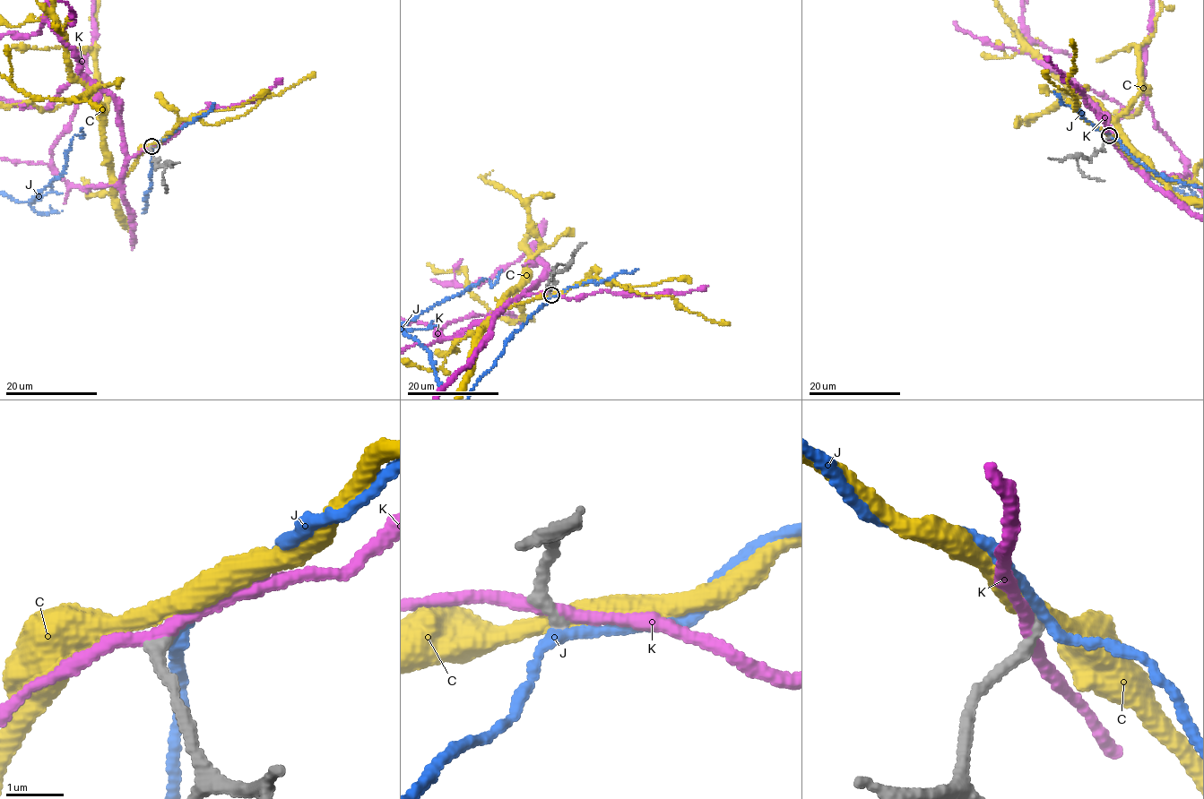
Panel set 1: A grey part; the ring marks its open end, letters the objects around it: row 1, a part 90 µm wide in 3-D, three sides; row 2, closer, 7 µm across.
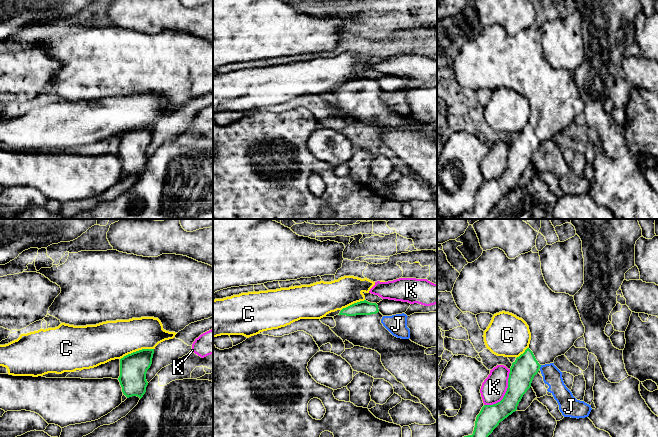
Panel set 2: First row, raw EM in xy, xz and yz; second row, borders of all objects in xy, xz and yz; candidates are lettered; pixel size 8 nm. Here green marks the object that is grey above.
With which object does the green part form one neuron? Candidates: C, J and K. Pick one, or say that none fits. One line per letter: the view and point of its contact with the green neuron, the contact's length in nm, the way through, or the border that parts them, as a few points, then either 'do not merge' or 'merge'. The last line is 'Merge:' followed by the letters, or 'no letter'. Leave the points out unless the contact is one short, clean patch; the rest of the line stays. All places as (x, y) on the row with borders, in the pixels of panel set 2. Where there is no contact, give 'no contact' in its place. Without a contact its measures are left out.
C: meets green in xy at (136, 351); contact 280 nm long; border along xy (153, 348), (142, 348), (128, 353), (120, 359); do not merge
J: meets green in yz at (540, 366); contact 40 nm long; do not merge
K: meets green in yz at (505, 393); contact 360 nm long; do not merge
Merge: no letter

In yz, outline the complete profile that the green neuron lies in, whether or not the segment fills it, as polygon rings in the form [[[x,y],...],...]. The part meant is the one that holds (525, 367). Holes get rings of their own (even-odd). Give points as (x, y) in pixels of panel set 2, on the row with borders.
[[[499,248],[483,251],[477,260],[464,266],[451,293],[462,312],[474,315],[509,312],[522,318],[531,333],[529,347],[512,363],[503,399],[493,405],[484,405],[476,417],[473,434],[464,436],[488,437],[501,421],[517,410],[540,367],[554,363],[556,357],[564,355],[578,338],[584,336],[585,327],[574,297],[566,293],[555,293],[548,287],[542,274],[539,253],[532,251],[515,259],[509,259]]]

